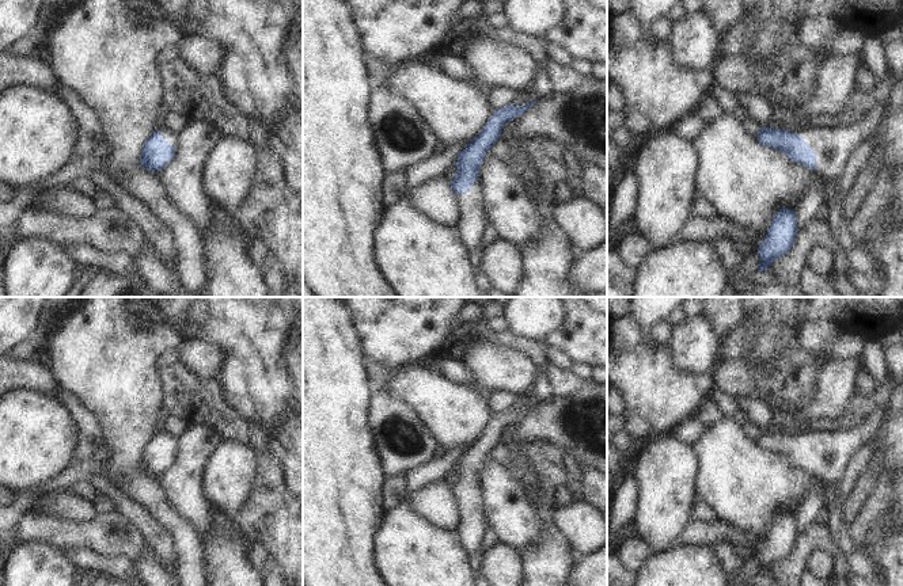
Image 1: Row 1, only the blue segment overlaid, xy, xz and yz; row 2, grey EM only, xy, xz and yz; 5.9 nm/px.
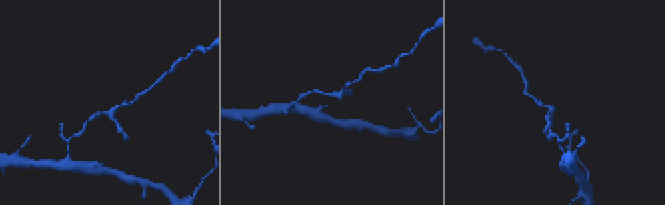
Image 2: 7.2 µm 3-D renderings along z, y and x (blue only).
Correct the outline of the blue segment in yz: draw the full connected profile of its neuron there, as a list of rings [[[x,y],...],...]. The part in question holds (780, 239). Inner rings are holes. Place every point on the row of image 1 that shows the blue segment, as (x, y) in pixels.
[[[782,208],[773,218],[766,239],[758,248],[760,265],[758,271],[769,270],[770,265],[789,252],[797,236],[796,212]]]

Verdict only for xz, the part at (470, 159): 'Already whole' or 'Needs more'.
Needs more

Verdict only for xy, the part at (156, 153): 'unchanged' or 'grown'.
grown

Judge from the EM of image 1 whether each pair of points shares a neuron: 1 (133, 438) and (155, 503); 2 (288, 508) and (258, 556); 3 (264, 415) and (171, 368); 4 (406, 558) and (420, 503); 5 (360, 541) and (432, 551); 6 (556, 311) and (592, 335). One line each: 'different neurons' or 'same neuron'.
1: same neuron
2: different neurons
3: different neurons
4: different neurons
5: different neurons
6: different neurons

